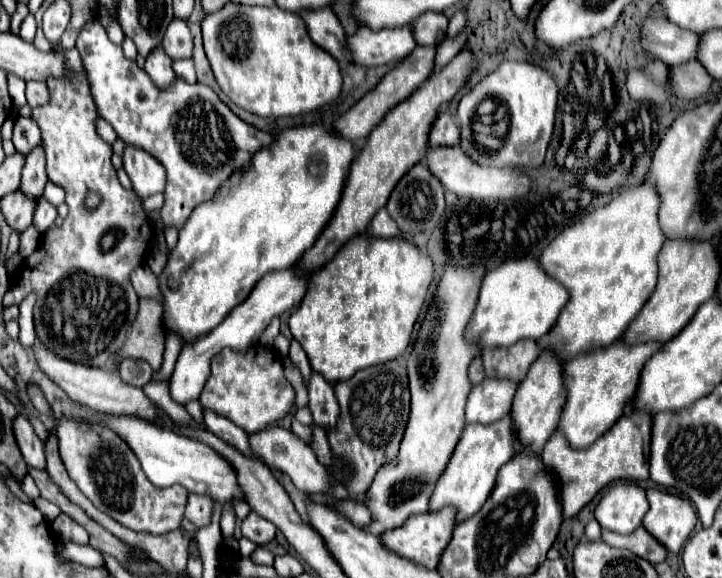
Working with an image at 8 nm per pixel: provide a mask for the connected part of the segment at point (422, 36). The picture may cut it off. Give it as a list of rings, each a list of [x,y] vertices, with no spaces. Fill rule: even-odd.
[[[426,12],[420,16],[420,20],[412,22],[412,28],[420,46],[438,46],[446,36],[448,16],[442,12]]]

